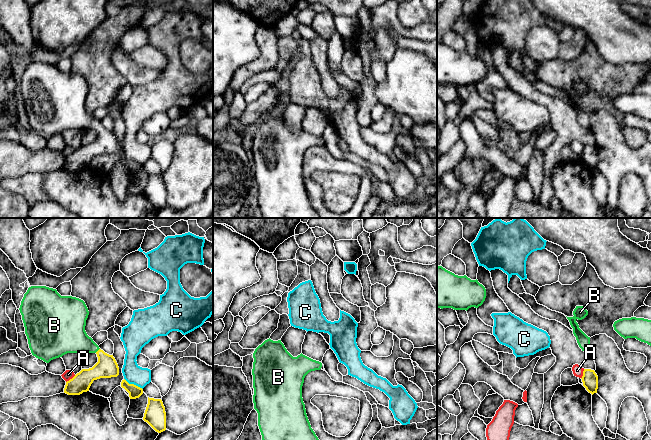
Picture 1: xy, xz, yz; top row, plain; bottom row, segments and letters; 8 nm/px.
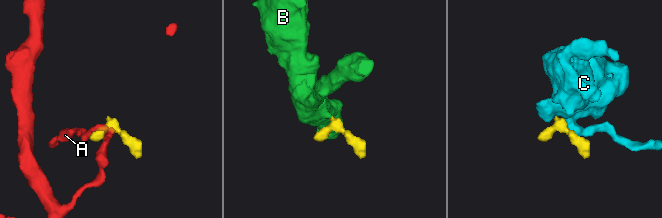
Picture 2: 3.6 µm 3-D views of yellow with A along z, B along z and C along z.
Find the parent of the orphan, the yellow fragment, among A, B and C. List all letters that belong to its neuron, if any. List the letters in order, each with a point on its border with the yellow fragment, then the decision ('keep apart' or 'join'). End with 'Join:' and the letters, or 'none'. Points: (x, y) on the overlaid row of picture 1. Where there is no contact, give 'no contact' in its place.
A: xy (70, 379) | keep apart
B: xy (98, 350) | join
C: xy (133, 384) | keep apart
Join: B

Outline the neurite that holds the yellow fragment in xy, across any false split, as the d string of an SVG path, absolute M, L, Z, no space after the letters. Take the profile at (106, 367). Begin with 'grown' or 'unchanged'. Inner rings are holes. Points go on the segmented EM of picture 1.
grown; M31 286L24 294L19 310L22 315L29 348L36 358L49 363L51 360L62 357L67 353L97 354L98 362L92 368L82 369L67 381L64 393L80 395L89 391L94 380L119 375L119 367L113 355L101 350L85 331L89 311L83 300L72 296L61 296L56 289L46 286Z

